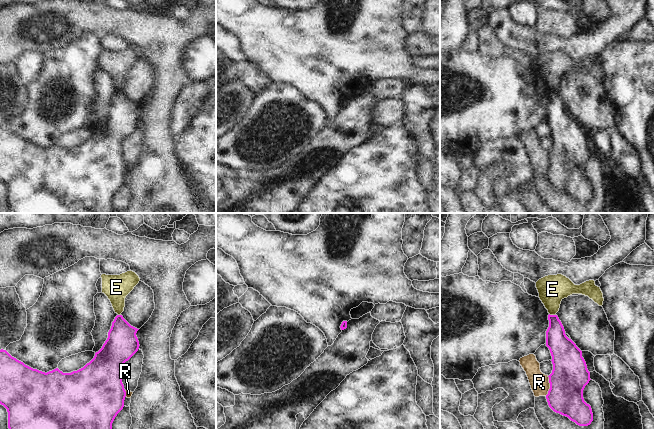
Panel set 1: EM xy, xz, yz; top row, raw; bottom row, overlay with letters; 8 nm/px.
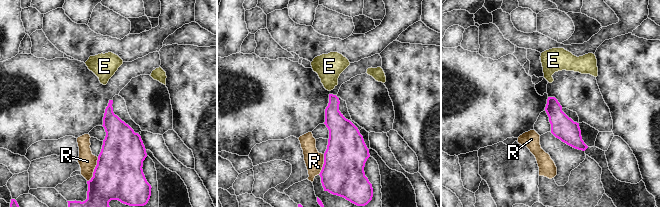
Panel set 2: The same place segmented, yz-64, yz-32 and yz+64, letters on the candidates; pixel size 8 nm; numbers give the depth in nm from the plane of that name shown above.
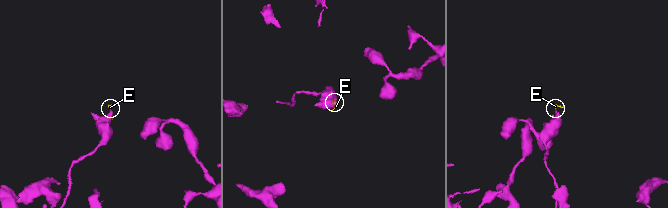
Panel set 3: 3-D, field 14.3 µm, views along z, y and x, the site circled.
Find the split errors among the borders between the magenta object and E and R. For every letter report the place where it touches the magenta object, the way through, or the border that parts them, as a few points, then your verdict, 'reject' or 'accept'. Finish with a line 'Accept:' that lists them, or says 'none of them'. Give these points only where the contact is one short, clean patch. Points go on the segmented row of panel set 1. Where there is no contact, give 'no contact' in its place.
E: contact yz (552, 315); border yz (549, 313), (555, 315); reject
R: contact yz (550, 386); border yz (548, 376), (549, 390), (545, 395); reject
Accept: none of them

